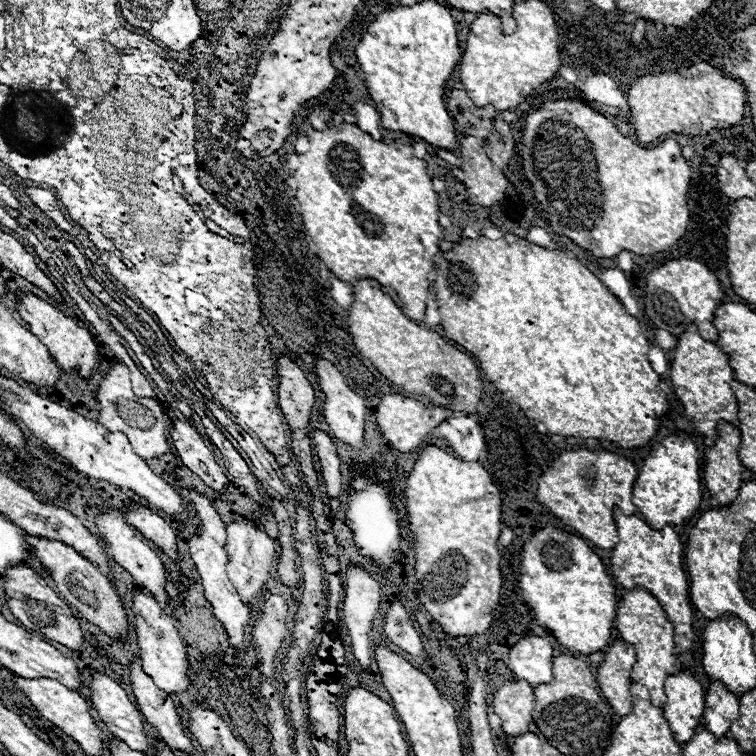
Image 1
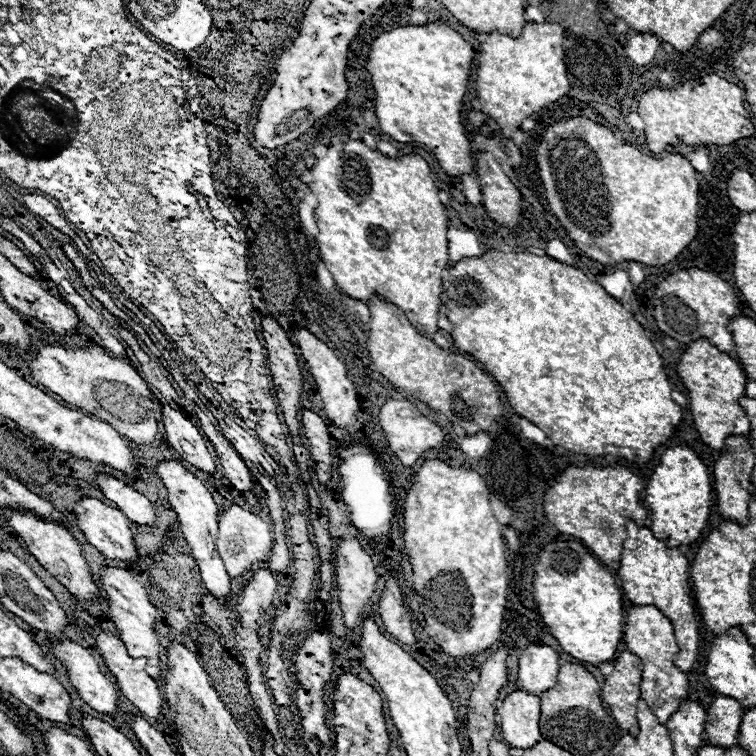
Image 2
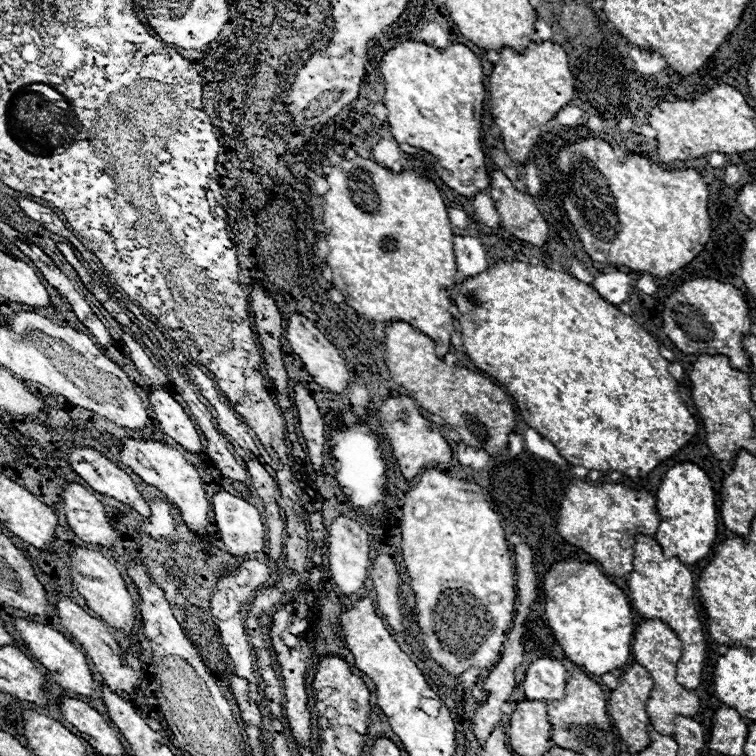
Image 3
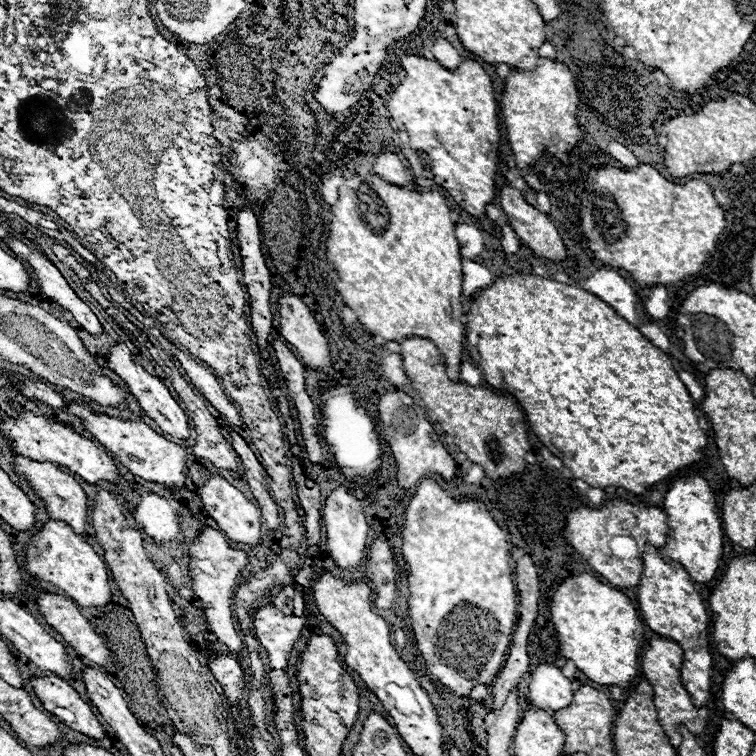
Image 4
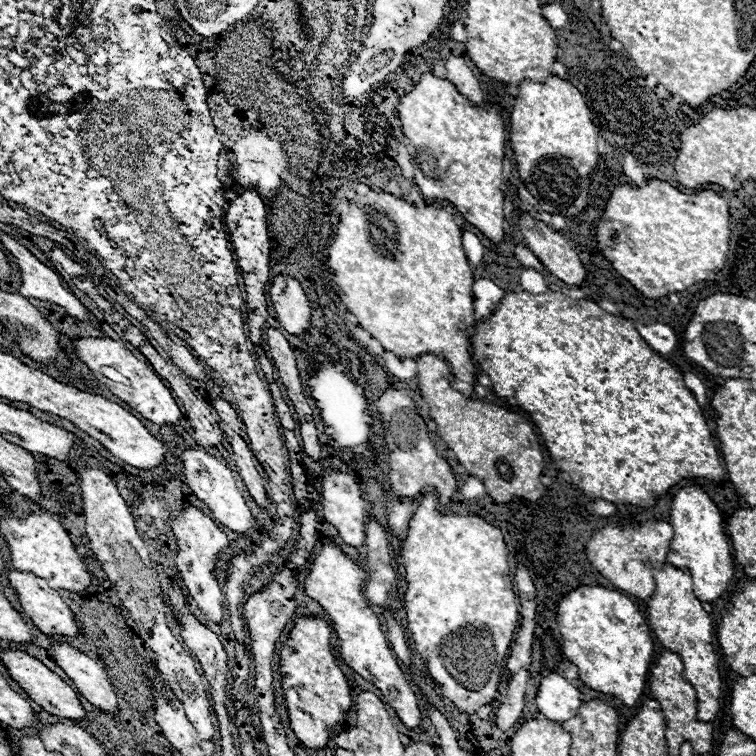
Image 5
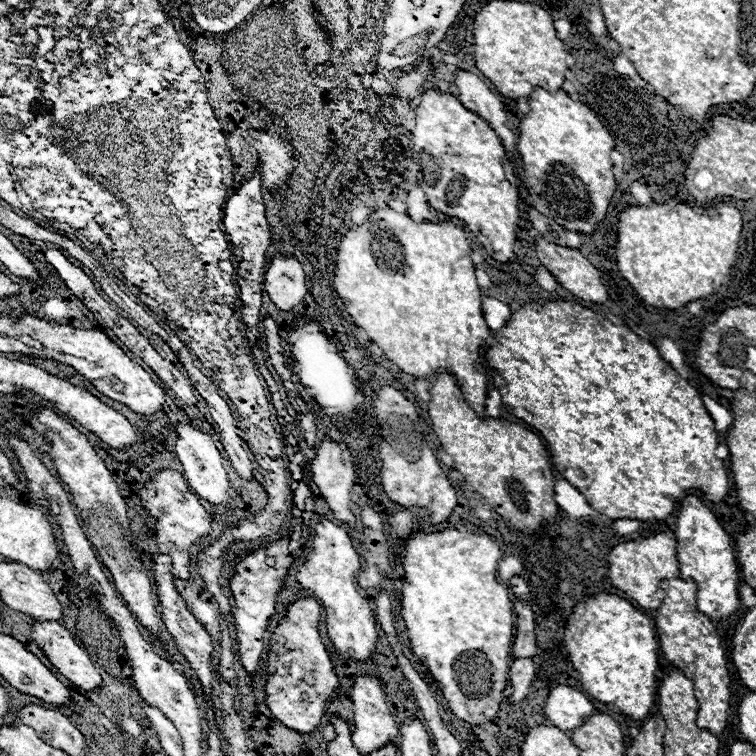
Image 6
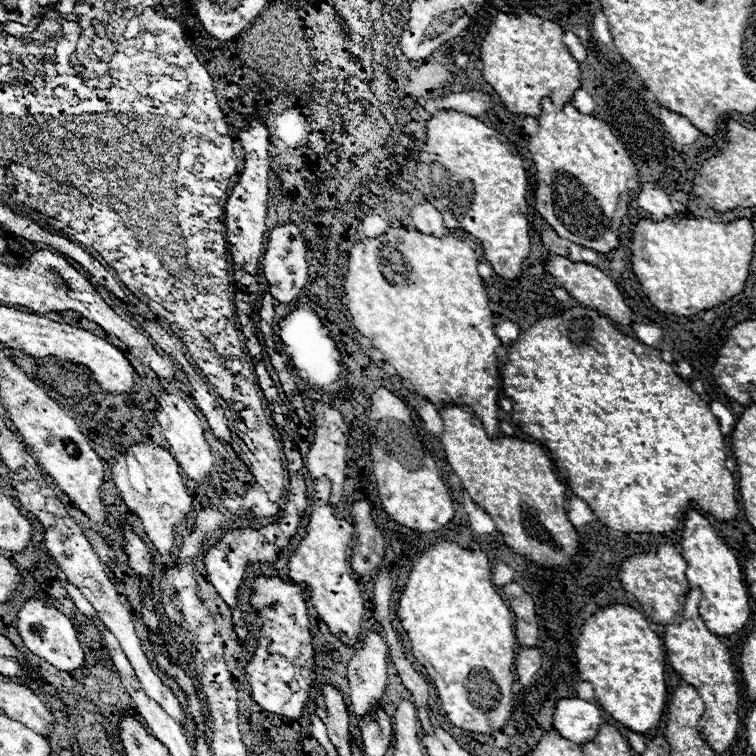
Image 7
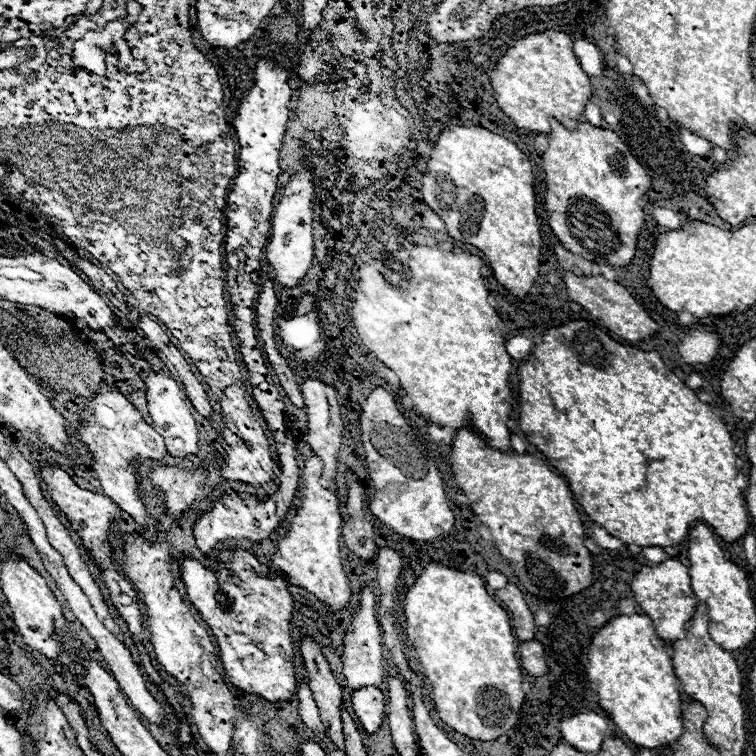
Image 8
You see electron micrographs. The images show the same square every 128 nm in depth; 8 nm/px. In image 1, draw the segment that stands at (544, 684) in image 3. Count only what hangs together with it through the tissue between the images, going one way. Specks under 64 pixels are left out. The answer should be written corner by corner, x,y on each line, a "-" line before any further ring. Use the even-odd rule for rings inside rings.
526,636
510,648
508,668
516,680
526,680
530,686
548,684
552,680
552,646
538,636

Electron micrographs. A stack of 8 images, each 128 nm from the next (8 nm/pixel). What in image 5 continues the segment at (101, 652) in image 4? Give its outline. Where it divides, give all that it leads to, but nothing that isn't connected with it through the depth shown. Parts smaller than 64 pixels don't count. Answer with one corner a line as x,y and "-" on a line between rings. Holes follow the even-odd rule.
10,570
8,580
12,590
18,594
18,602
24,608
24,614
40,632
72,638
78,634
68,604
54,588
48,586
44,578
38,578
32,572

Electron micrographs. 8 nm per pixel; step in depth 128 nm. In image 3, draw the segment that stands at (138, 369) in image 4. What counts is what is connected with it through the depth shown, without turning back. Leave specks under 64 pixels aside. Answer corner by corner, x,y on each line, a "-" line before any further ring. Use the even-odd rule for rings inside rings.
148,388
146,396
150,400
150,408
154,412
154,418
158,420
160,428
166,436
176,440
180,446
184,446
190,452
202,452
200,434
194,426
194,422
186,416
184,408
166,392
158,388

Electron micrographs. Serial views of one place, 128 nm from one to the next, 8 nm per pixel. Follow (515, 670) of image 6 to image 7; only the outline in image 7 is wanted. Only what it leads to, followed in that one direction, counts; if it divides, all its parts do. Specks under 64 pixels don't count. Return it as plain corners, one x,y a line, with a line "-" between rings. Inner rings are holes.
522,648
516,656
516,676
524,686
534,682
536,672
542,666
542,654
538,648

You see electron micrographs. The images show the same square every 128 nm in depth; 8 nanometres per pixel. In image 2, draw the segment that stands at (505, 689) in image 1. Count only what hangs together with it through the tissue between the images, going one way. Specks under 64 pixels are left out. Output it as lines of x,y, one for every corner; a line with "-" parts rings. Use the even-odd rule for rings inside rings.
522,690
508,694
502,702
502,738
514,748
532,748
542,740
540,698

